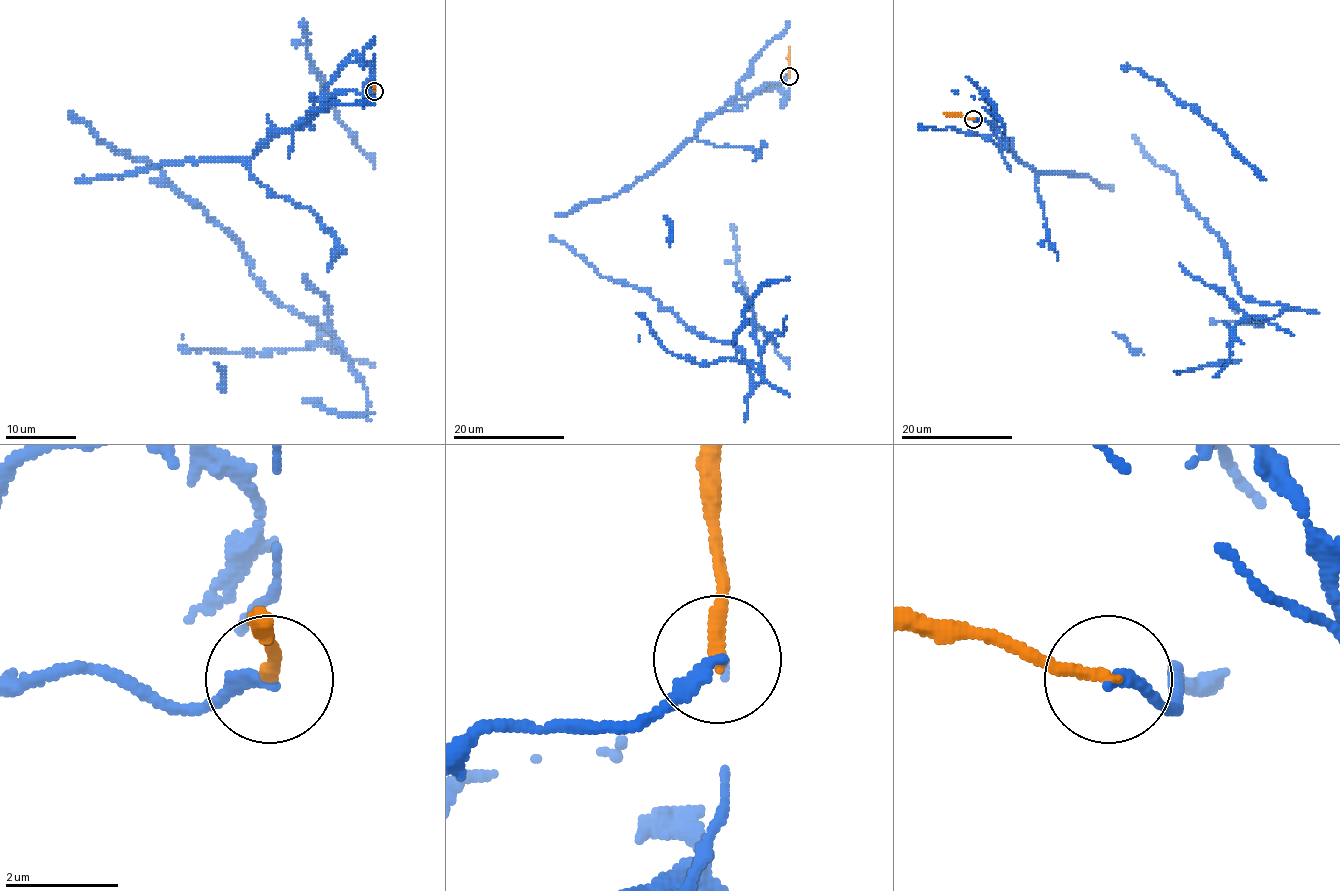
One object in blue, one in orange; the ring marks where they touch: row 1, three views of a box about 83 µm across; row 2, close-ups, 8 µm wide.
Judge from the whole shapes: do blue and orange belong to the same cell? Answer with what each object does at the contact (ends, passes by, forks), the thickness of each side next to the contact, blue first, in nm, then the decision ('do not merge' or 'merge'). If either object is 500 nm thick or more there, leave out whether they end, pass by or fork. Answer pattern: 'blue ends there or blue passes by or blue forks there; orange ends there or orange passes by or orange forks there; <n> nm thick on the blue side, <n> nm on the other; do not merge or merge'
blue ends there; orange ends there; 240 nm thick on the blue side, 240 nm on the other; do not merge

